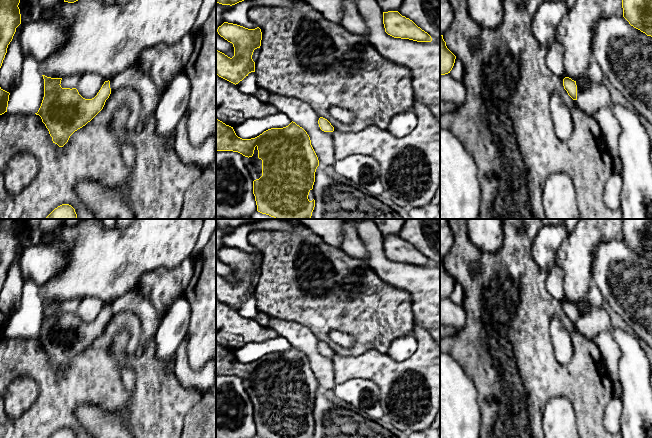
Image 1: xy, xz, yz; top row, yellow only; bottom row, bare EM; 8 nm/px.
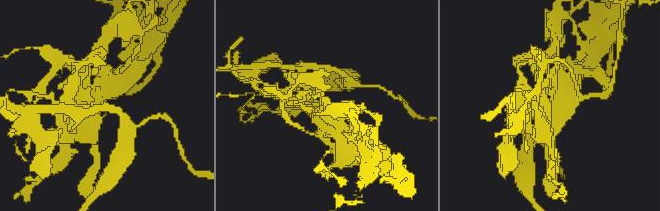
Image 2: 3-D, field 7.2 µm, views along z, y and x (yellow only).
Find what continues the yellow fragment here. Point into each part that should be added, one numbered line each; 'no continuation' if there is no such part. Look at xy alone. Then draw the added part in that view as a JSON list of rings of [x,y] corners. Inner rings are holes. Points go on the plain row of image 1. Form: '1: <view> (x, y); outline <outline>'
1: xy (133, 301); outline [[[137,290],[130,291],[116,298],[109,305],[111,317],[118,313],[125,314],[127,311],[131,311],[140,319],[142,335],[140,344],[135,352],[138,354],[138,357],[142,356],[145,351],[146,342],[152,337],[155,337],[158,327],[164,317],[161,317],[150,300]]]

